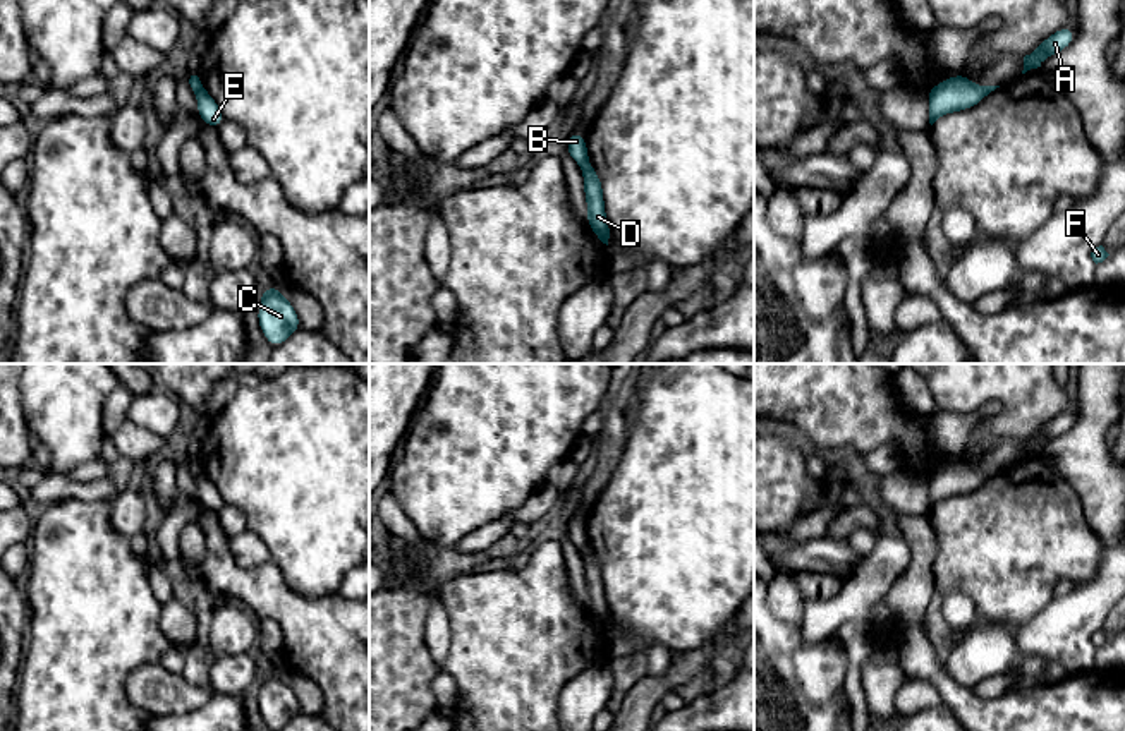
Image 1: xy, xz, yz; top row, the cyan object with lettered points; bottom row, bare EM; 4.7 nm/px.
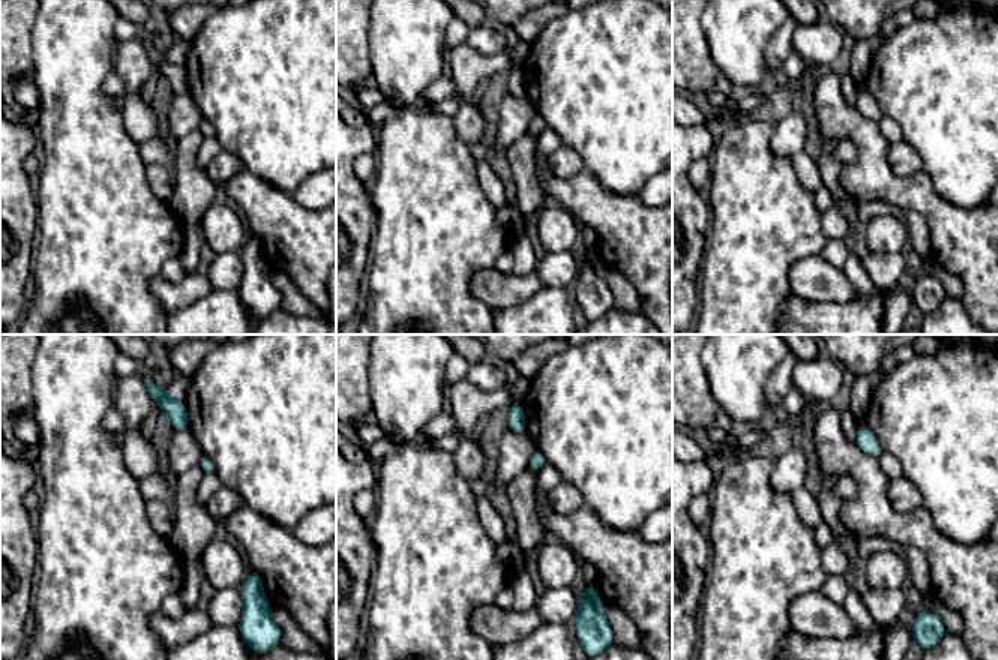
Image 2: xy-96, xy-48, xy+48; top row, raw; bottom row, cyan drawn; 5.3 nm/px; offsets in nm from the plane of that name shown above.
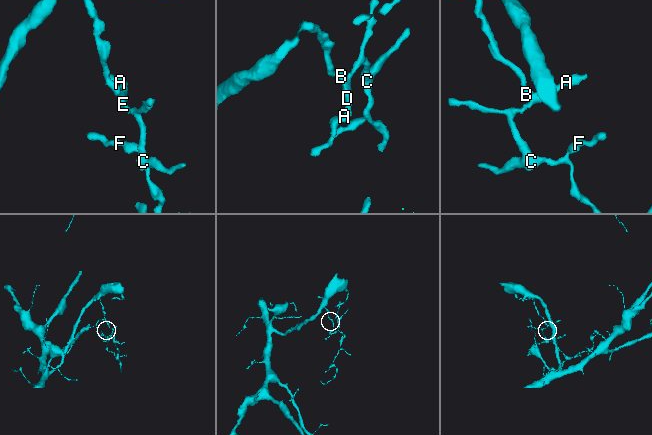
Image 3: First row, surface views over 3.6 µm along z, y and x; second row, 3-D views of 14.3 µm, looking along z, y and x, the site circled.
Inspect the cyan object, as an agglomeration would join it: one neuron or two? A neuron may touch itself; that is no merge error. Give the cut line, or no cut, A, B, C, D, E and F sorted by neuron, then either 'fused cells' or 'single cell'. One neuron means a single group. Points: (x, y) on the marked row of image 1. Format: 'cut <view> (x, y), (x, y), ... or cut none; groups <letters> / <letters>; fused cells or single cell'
cut xy (201, 86), (196, 93); groups A C D E F / B; fused cells

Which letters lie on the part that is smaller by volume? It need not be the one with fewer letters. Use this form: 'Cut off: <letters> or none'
Cut off: A, C, D, E, F

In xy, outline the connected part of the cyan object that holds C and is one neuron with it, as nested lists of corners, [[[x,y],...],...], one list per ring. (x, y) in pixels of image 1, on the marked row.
[[[277,285],[261,292],[258,323],[273,348],[280,347],[294,331],[301,328],[294,305],[280,293]]]

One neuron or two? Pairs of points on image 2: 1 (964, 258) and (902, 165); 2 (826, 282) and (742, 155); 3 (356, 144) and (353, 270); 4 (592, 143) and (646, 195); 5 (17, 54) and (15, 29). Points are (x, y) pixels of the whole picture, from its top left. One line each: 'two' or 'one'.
1: two
2: two
3: one
4: two
5: one

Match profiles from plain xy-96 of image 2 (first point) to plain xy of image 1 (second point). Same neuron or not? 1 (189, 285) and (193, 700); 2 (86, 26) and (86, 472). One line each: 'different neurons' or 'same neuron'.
1: same neuron
2: different neurons

